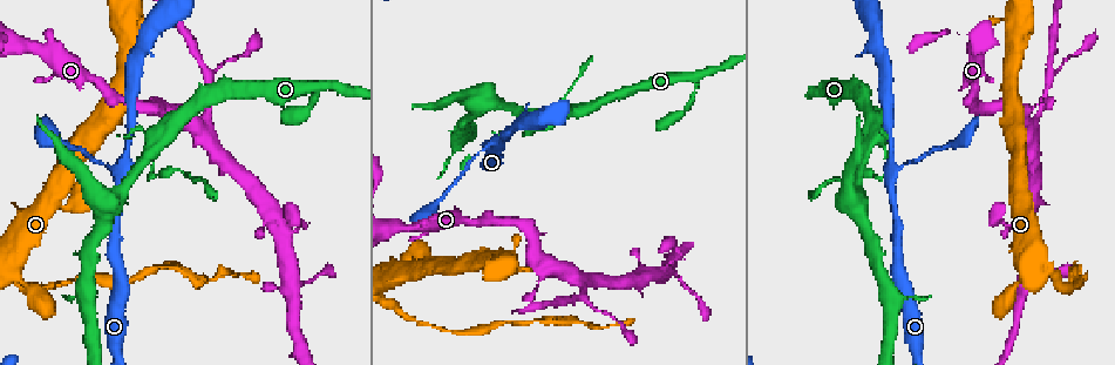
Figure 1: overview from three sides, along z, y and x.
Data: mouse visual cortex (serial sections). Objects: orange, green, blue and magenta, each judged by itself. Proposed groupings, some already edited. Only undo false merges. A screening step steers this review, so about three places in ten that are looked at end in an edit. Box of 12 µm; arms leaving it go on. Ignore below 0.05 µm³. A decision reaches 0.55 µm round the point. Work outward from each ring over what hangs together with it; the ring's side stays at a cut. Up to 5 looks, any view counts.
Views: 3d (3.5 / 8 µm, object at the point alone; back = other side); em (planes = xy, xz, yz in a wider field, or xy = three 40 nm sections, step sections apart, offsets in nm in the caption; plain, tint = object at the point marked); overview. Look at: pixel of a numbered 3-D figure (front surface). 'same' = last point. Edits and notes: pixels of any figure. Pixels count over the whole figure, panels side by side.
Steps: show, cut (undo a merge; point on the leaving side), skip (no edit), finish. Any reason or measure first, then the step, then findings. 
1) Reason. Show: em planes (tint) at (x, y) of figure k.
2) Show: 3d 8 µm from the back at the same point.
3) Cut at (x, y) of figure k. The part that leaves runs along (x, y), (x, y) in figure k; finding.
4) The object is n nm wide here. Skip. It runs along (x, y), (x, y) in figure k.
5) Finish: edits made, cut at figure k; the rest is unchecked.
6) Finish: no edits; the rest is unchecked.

Show: 3d 3.5 µm at (152, 170) of figure 1.

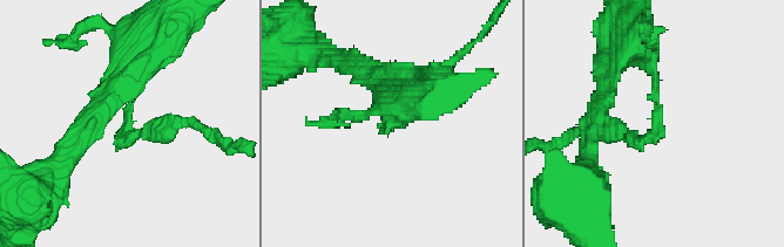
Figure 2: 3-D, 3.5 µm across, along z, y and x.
Now the EM. Show: em xy step 2 (tint) at (125, 128) of figure 2.

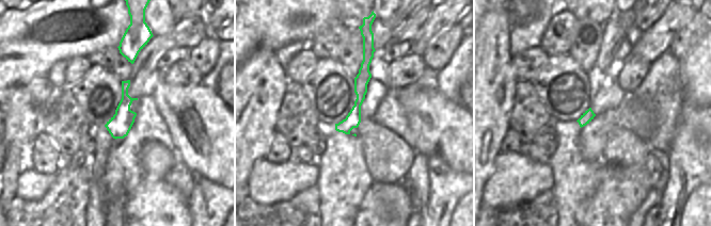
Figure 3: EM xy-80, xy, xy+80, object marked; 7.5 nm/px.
The object is 120 nm wide here. Cut at (166, 124) of figure 2. The part that leaves runs along (136, 134), (187, 119), (220, 138) in figure 2; two cells meet here.

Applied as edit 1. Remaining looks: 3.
Show: overview.

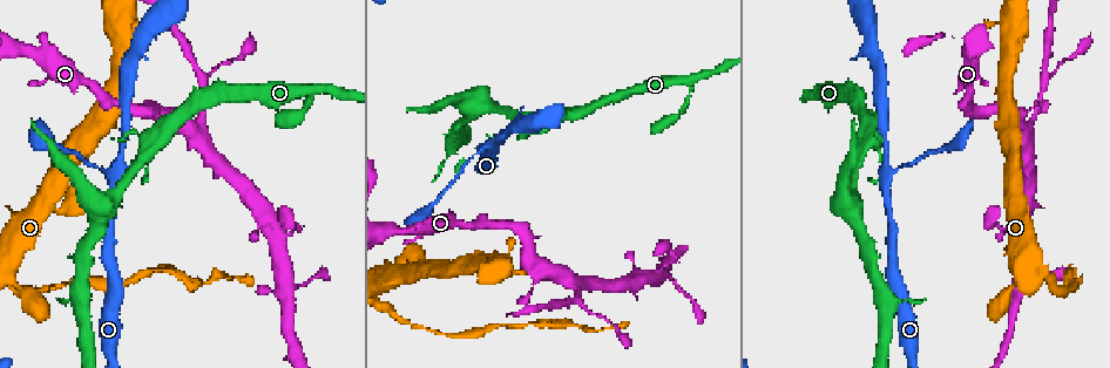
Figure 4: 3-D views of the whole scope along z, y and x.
Abrupt turn. Show: 3d 3.5 µm at (129, 17) of figure 4.

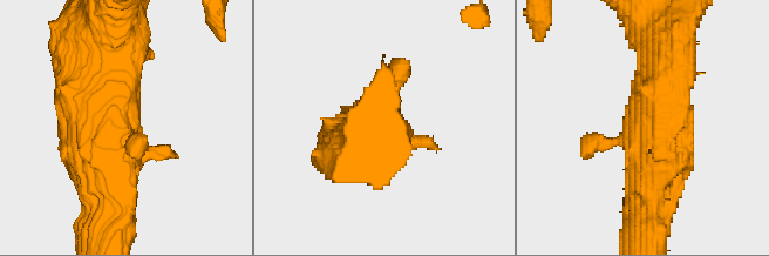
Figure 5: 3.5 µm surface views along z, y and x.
Show: em xy step 5 (tint) at (116, 132) of figure 5.

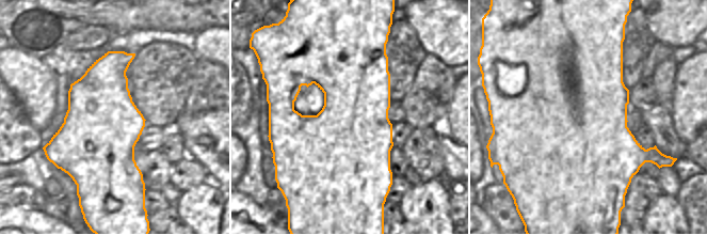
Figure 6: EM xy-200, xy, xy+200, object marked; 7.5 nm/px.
Skip. All the same cell.

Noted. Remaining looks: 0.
Finish: edits made, cut at figure 2; the rest is unchecked.

